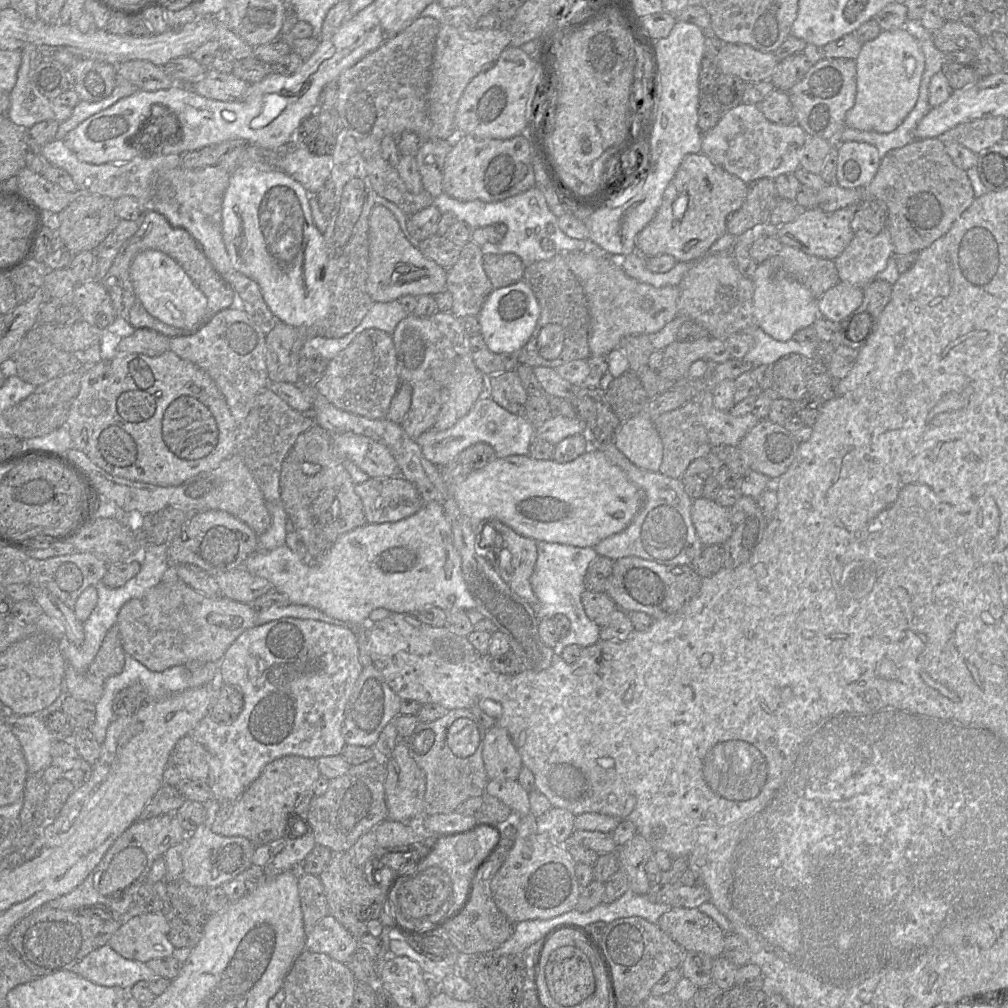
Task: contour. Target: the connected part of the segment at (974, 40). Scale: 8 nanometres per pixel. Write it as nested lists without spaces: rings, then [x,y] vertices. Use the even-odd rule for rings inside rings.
[[[946,21],[941,28],[931,33],[936,48],[943,53],[978,51],[981,48],[982,37],[973,27],[961,21]]]

